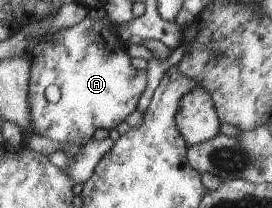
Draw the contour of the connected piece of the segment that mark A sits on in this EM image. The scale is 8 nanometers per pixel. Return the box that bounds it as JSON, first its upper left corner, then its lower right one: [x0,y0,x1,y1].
[29,16,147,148]

